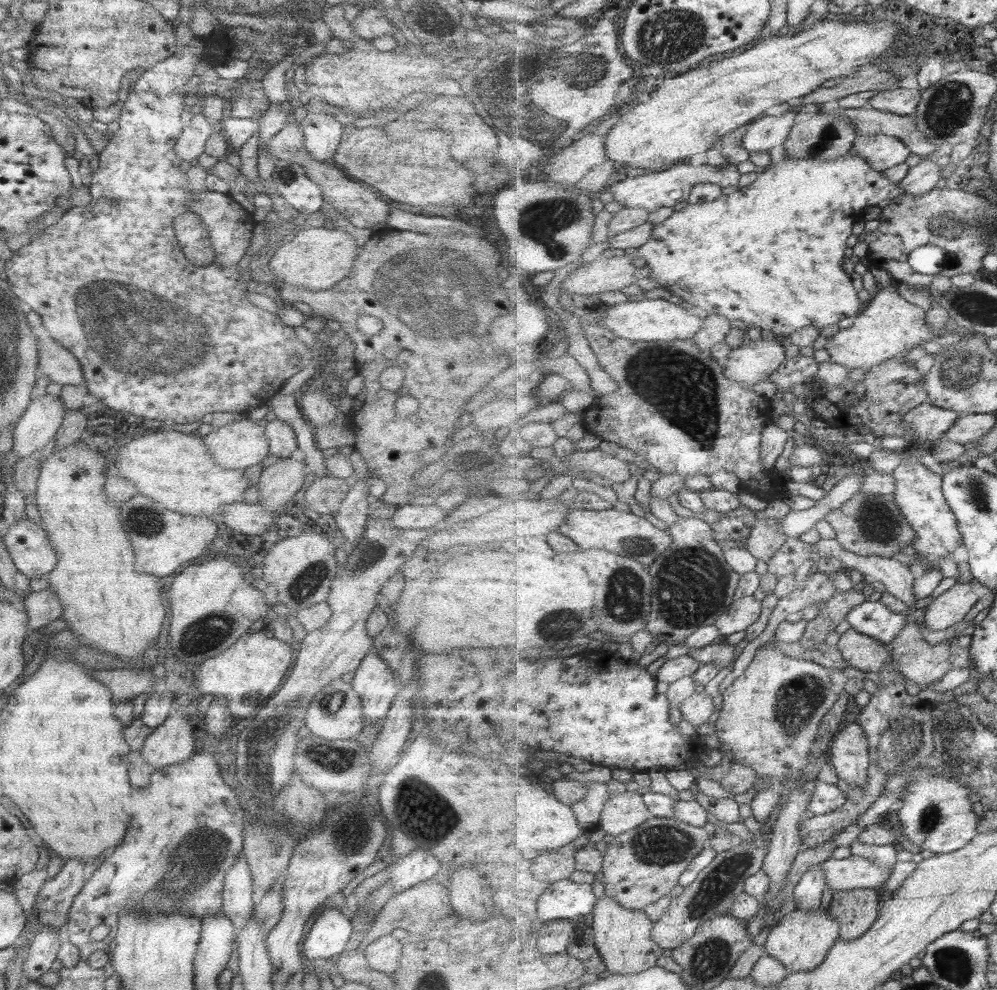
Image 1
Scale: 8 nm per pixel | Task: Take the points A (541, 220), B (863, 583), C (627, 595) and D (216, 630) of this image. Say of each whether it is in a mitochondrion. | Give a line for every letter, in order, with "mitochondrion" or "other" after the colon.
A: mitochondrion
B: other
C: mitochondrion
D: mitochondrion

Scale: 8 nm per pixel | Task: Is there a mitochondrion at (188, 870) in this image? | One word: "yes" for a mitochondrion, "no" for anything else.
yes

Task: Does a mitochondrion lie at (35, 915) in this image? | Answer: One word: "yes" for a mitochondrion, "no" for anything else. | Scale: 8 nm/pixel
no

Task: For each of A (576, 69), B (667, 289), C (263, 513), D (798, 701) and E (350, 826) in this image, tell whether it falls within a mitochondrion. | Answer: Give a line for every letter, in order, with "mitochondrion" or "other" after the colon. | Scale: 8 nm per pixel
A: mitochondrion
B: other
C: other
D: mitochondrion
E: other

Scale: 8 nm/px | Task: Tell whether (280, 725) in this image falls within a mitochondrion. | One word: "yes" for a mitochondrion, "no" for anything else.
yes

